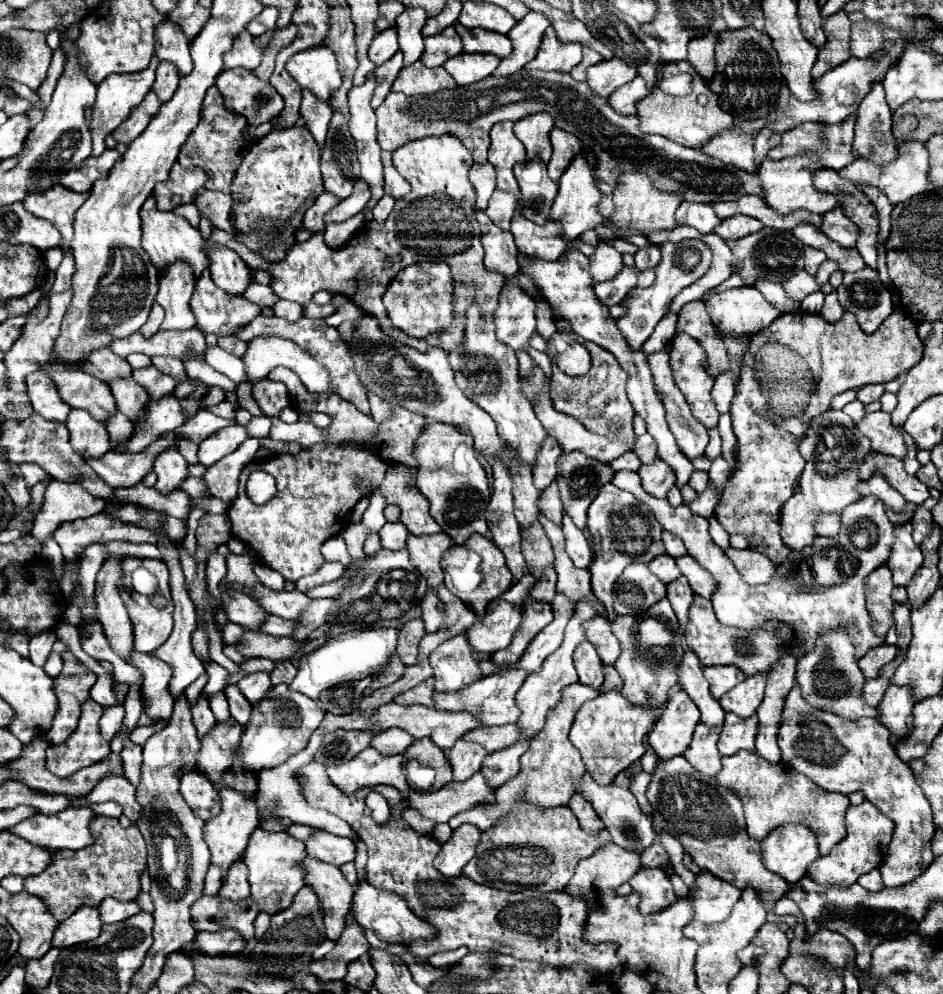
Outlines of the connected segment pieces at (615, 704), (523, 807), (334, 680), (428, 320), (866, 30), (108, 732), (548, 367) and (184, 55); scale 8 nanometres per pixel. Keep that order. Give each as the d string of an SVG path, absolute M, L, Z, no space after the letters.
M616 690L602 692L598 698L586 702L578 710L574 726L570 730L570 742L580 750L586 772L596 784L612 784L612 780L622 770L644 756L644 736L652 730L656 712L660 712L660 706L656 702L652 702L650 706L634 706L628 704L628 700L624 700L624 696Z
M520 800L516 810L480 836L476 856L464 866L464 876L478 884L500 890L540 890L560 892L566 888L582 858L592 856L596 848L610 842L608 830L598 836L586 834L568 806L540 808Z
M360 628L328 638L320 648L300 658L298 674L288 688L312 700L318 700L318 694L322 690L328 690L340 684L342 680L362 680L384 668L392 652L396 652L396 640L398 640L398 628Z
M440 262L412 264L404 268L388 286L382 302L394 326L416 338L442 332L452 322L452 276L450 268Z
M856 22L852 24L852 56L858 58L868 58L880 48L880 24L866 24L866 22Z
M119 705L110 706L103 713L100 718L99 727L101 735L106 741L110 742L117 734L117 729L121 728L123 714L125 714L125 710Z
M533 348L530 349L528 353L532 357L532 359L534 359L536 363L538 363L538 366L542 368L543 371L545 371L546 377L548 381L550 381L552 376L552 362L548 354L540 352Z
M170 20L156 26L156 46L154 56L162 62L172 62L180 76L186 76L192 70L192 58L190 58L190 44L184 32L180 32L178 24L172 24Z

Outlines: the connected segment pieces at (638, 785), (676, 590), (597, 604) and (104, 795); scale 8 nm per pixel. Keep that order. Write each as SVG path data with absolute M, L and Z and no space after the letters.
M642 772L642 774L634 776L634 780L632 780L632 784L630 784L630 790L632 790L632 794L638 798L638 804L642 806L642 810L644 810L646 814L652 814L652 806L650 806L648 798L646 798L646 790L648 790L648 784L650 784L650 780L652 780L652 774L648 774L648 772Z
M684 576L676 578L674 582L666 584L666 598L670 600L678 622L680 622L680 630L684 628L684 624L688 622L688 608L692 604L692 590L688 588L688 580Z
M540 516L540 522L544 524L544 530L554 546L554 568L558 574L558 592L562 592L568 600L572 602L590 602L594 612L602 618L608 618L608 612L604 608L604 604L600 600L596 600L596 596L592 594L590 588L590 572L588 570L580 570L572 564L572 560L568 558L566 550L564 550L564 534L562 528L552 524L548 518Z
M108 774L100 780L100 784L96 784L96 788L86 796L86 800L92 802L120 802L124 806L124 816L136 824L140 820L140 810L142 806L136 802L136 788L118 774Z

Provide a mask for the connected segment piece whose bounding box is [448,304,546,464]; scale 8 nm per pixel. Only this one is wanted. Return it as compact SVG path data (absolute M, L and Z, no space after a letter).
M472 304L466 310L466 326L464 326L464 342L462 352L450 352L450 364L456 374L456 384L460 390L480 408L484 408L498 426L498 432L506 442L516 448L522 462L534 464L540 442L546 438L546 432L536 418L532 404L522 396L518 382L518 360L512 348L502 344L494 334L494 324L482 320L480 306Z

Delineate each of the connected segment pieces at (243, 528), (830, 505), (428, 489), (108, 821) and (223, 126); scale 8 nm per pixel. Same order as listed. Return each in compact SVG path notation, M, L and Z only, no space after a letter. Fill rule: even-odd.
M317 443L311 448L304 448L298 454L276 454L274 458L256 460L254 464L248 464L240 474L240 488L238 498L228 506L228 520L232 524L232 534L240 538L254 554L260 556L260 560L280 572L286 580L296 582L298 578L306 574L314 574L322 562L324 556L320 554L320 546L330 538L340 534L348 526L350 510L360 500L362 490L356 486L358 480L366 480L372 484L372 488L378 486L380 480L384 480L388 464L380 458L376 458L366 448L352 448L352 446L334 446L331 443ZM254 470L268 472L276 478L276 496L270 498L266 504L256 506L248 494L246 494L246 482L248 476Z
M826 410L824 414L810 420L808 430L798 442L798 452L806 460L806 468L800 476L800 492L794 494L780 512L780 536L786 546L792 550L800 550L812 544L814 520L820 512L836 512L840 514L848 504L860 498L856 484L860 484L856 476L856 466L864 460L866 452L870 450L870 440L862 436L852 418L842 410Z
M426 424L416 440L412 456L416 458L416 486L430 502L432 518L452 536L456 544L464 544L472 532L488 532L484 510L490 502L488 478L472 448L472 436L454 424Z
M94 816L90 824L96 842L82 850L58 850L48 870L24 880L24 890L34 892L44 904L52 906L52 916L64 922L82 906L98 906L106 896L134 900L140 894L140 874L146 868L146 844L138 826L122 828L116 818Z
M212 86L206 92L200 114L202 114L200 122L190 132L184 148L180 150L178 162L182 166L200 166L208 174L208 180L204 184L208 190L230 192L234 170L240 166L242 158L248 152L248 144L244 142L244 136L242 136L242 128L246 126L246 120L244 120L244 116L236 114L232 108L224 106L224 98L216 86Z

